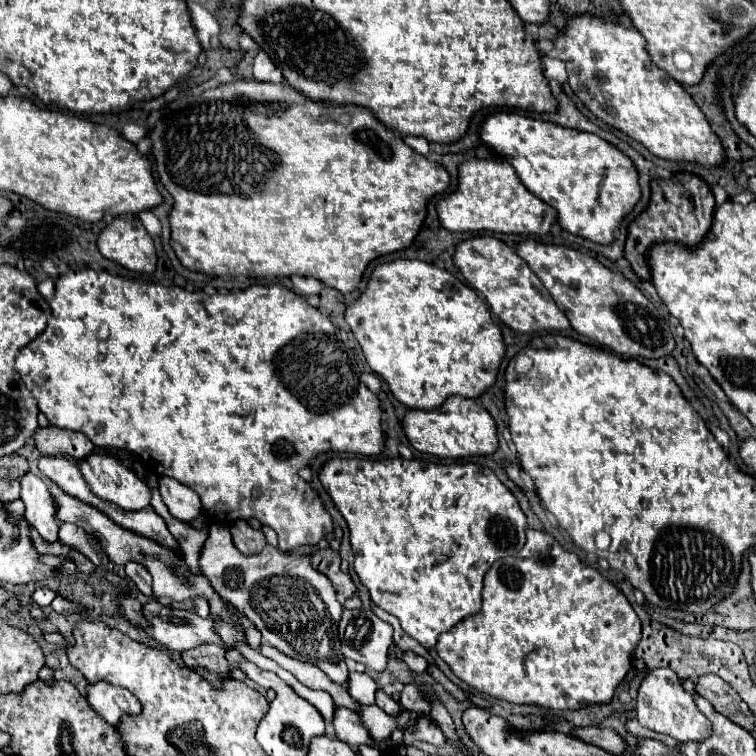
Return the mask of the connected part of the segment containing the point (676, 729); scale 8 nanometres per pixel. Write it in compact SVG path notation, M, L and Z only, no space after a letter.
M653 669L643 679L637 697L637 721L639 725L653 729L657 733L665 733L679 743L703 741L711 735L711 721L697 709L695 695L683 689L683 679L673 673L673 669Z

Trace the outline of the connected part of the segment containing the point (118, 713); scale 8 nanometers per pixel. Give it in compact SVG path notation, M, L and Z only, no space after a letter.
M103 681L89 685L87 701L111 727L119 727L125 715L141 713L139 701L127 689L107 685Z

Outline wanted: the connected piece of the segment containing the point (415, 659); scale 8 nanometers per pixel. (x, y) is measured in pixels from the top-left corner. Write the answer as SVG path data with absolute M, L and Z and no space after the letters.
M407 651L407 653L405 653L403 661L407 663L407 667L409 667L413 673L425 673L425 671L427 671L427 661L425 661L423 657L419 657L419 655L415 655L415 653L411 653L411 651Z

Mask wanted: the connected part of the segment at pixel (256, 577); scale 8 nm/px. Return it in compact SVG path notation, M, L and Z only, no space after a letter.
M213 523L201 547L199 565L211 587L253 621L265 643L287 657L319 667L335 683L347 683L349 671L339 653L337 631L343 607L335 597L331 581L311 567L307 555L287 555L271 545L265 545L257 555L243 555L233 545L229 527Z

